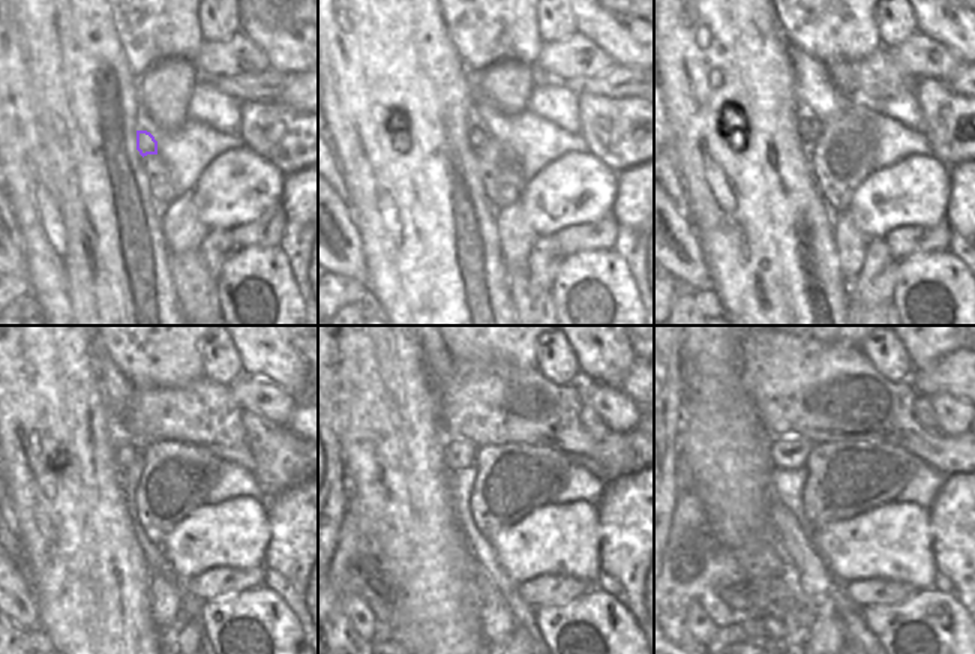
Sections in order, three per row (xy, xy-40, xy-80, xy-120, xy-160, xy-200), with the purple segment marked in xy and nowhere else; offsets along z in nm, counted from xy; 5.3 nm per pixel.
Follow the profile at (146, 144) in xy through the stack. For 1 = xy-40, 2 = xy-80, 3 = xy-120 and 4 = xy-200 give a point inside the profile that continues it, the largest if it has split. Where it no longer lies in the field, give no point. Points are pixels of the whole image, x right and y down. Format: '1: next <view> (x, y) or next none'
1: next xy-40 (479, 138)
2: next xy-80 (810, 128)
3: next xy-120 (126, 453)
4: next xy-200 (786, 452)

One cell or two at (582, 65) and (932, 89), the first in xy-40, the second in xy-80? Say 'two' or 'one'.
two

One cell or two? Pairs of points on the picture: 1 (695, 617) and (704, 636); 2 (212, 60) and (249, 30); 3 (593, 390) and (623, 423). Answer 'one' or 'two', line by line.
1: one
2: two
3: one

